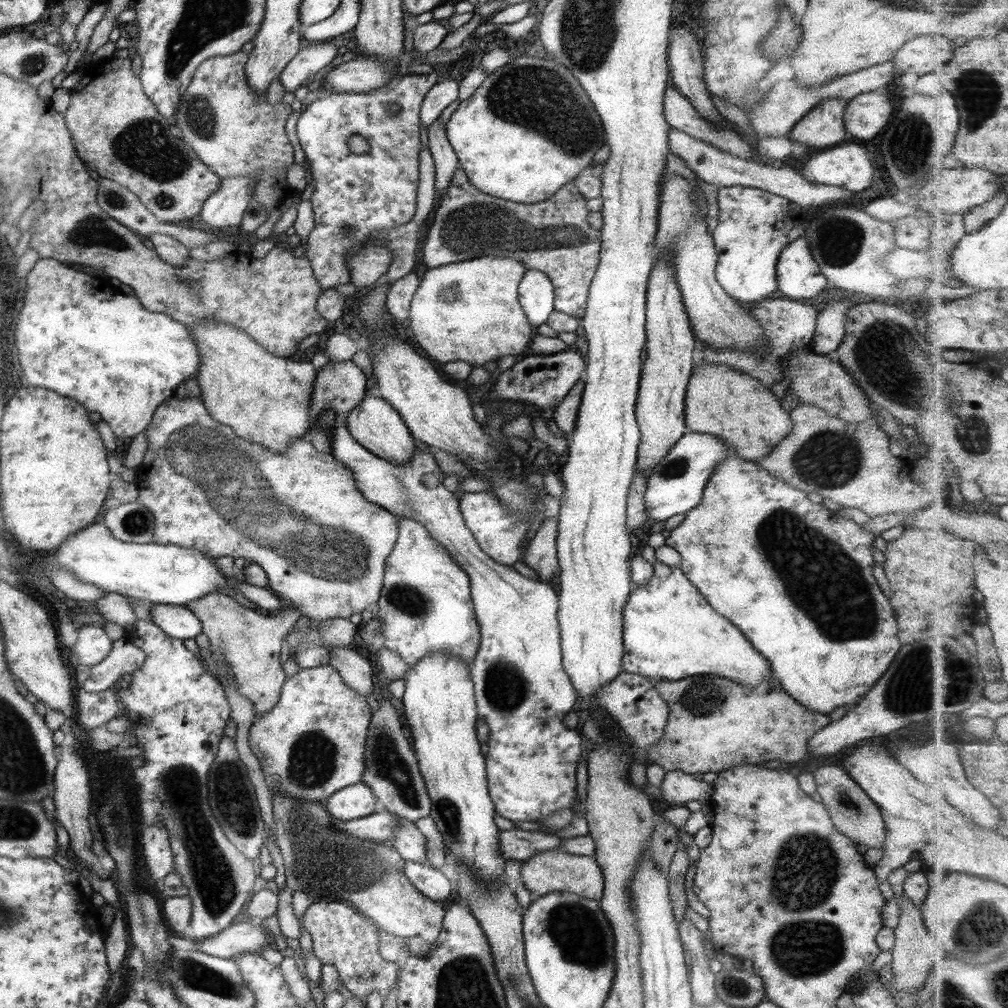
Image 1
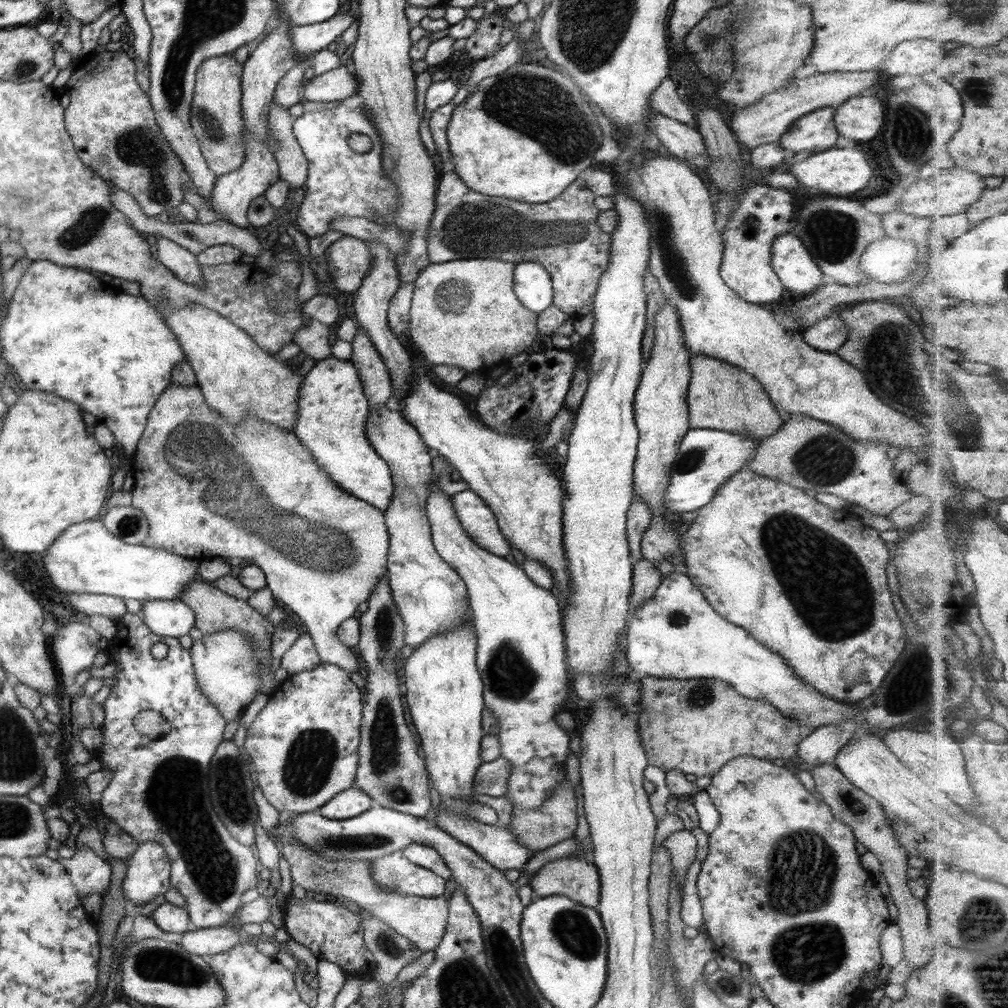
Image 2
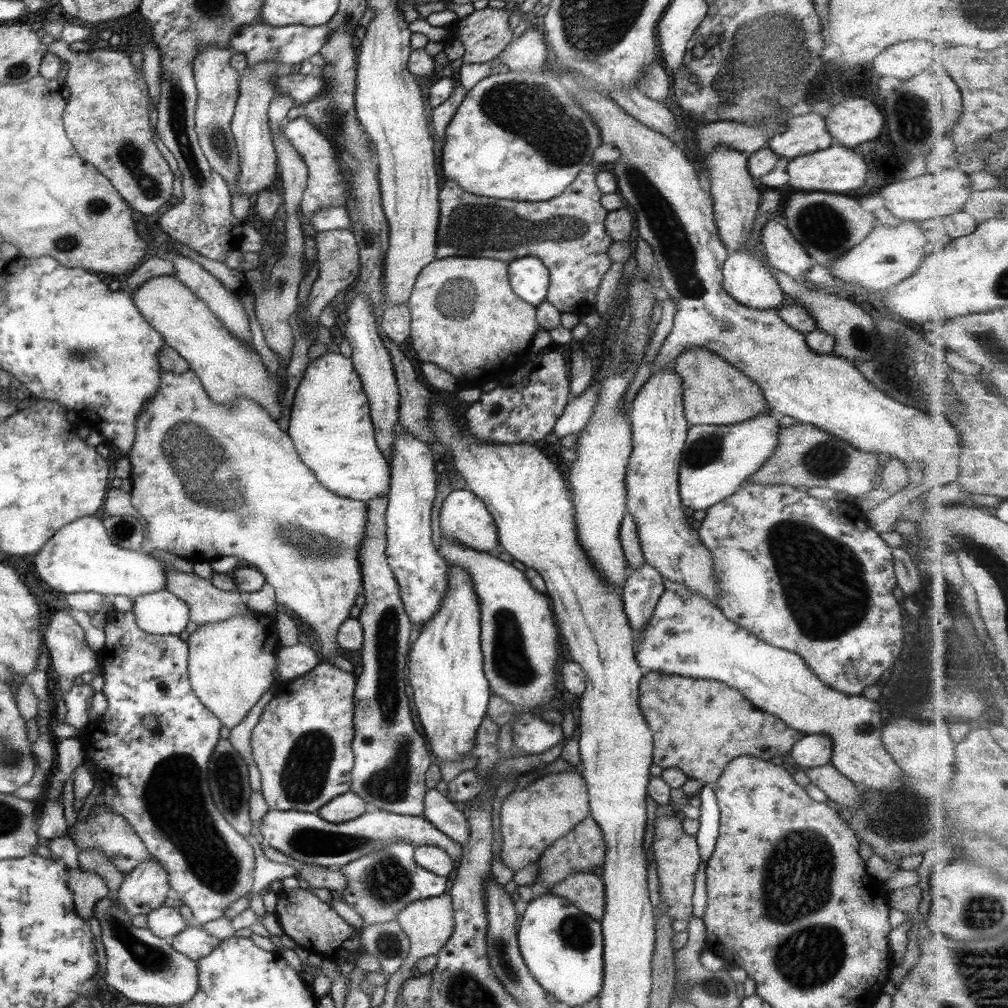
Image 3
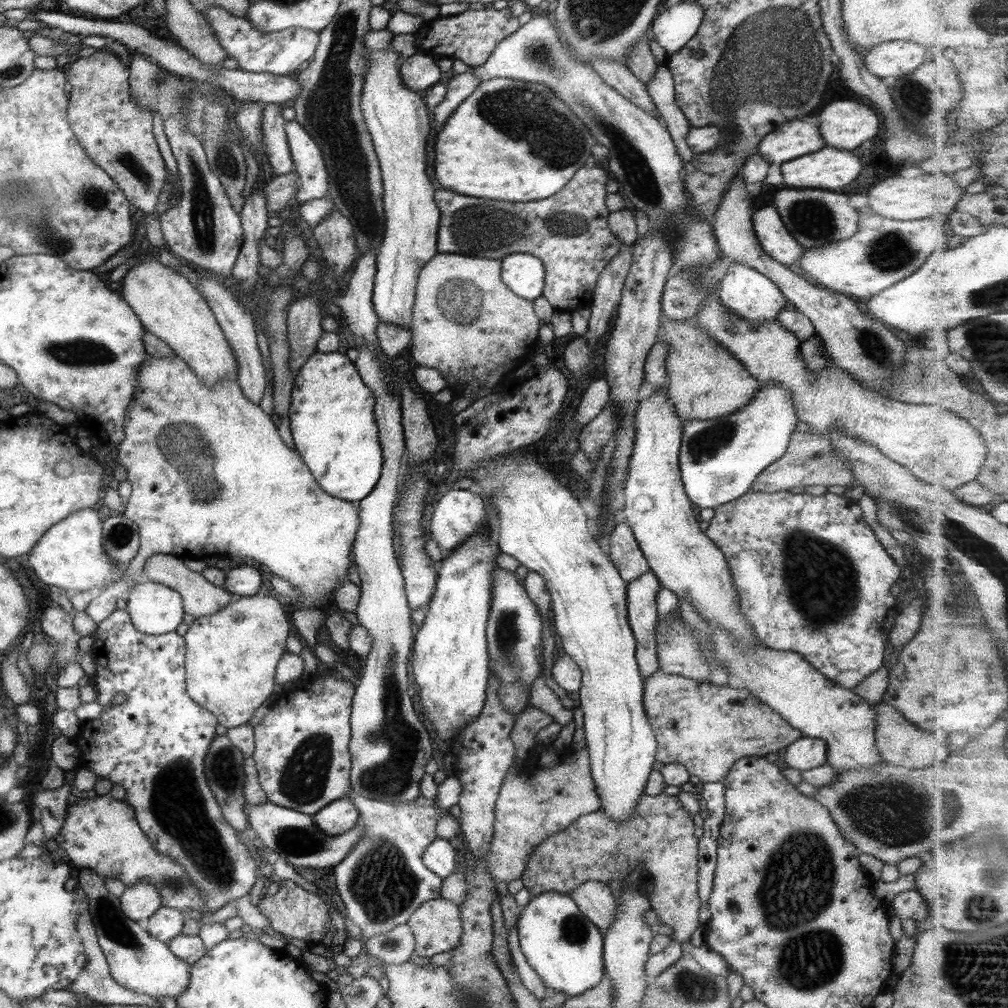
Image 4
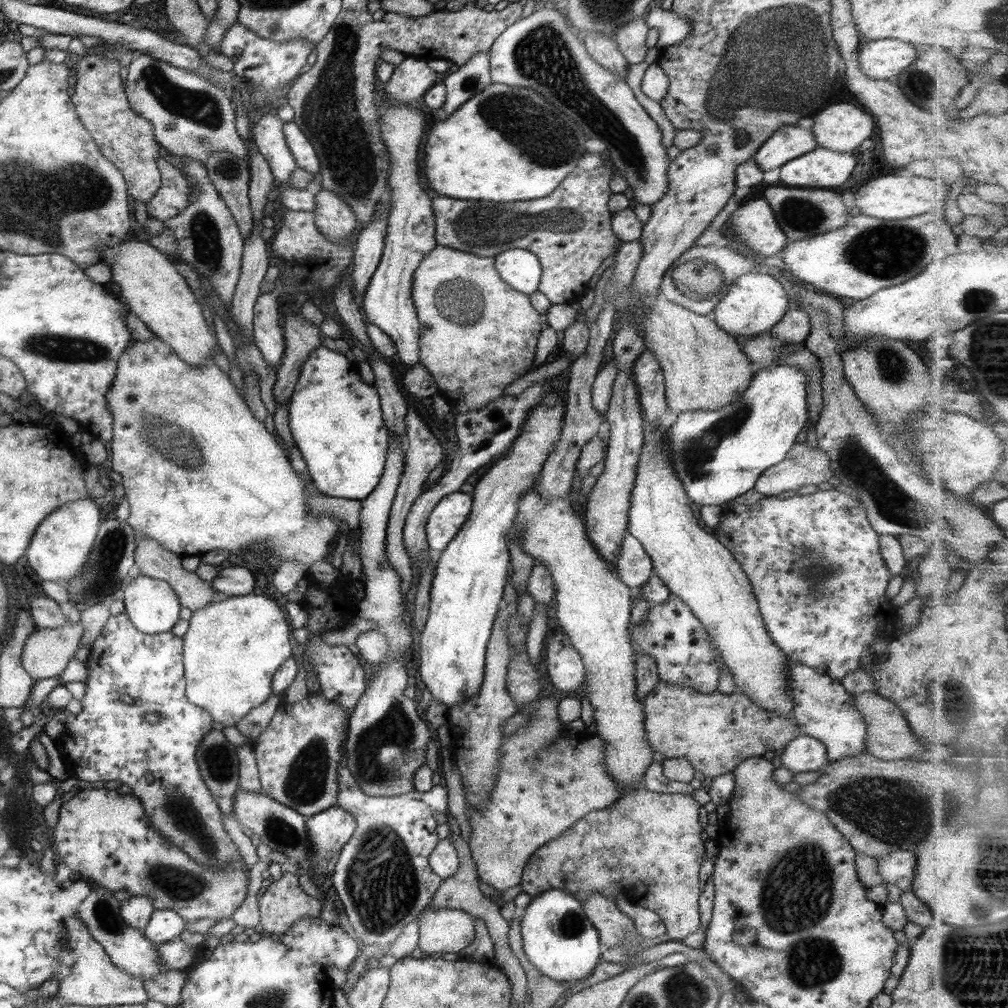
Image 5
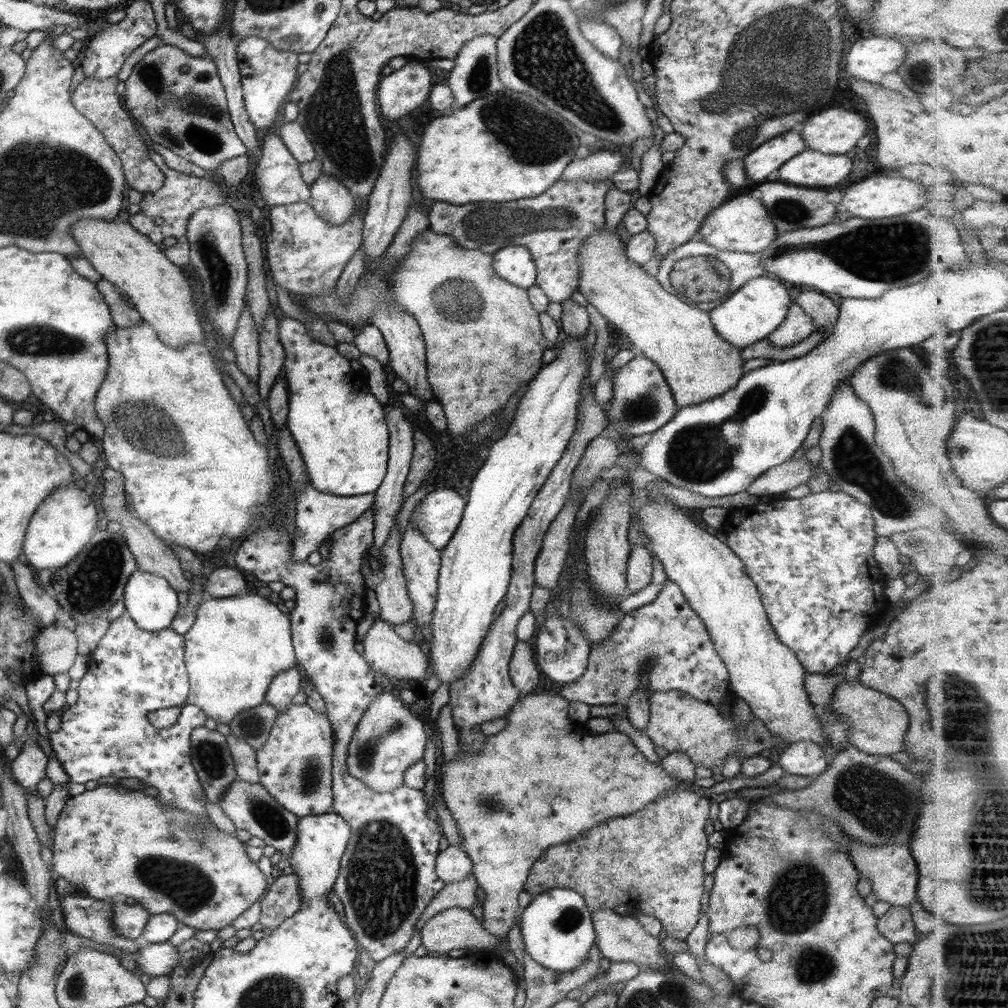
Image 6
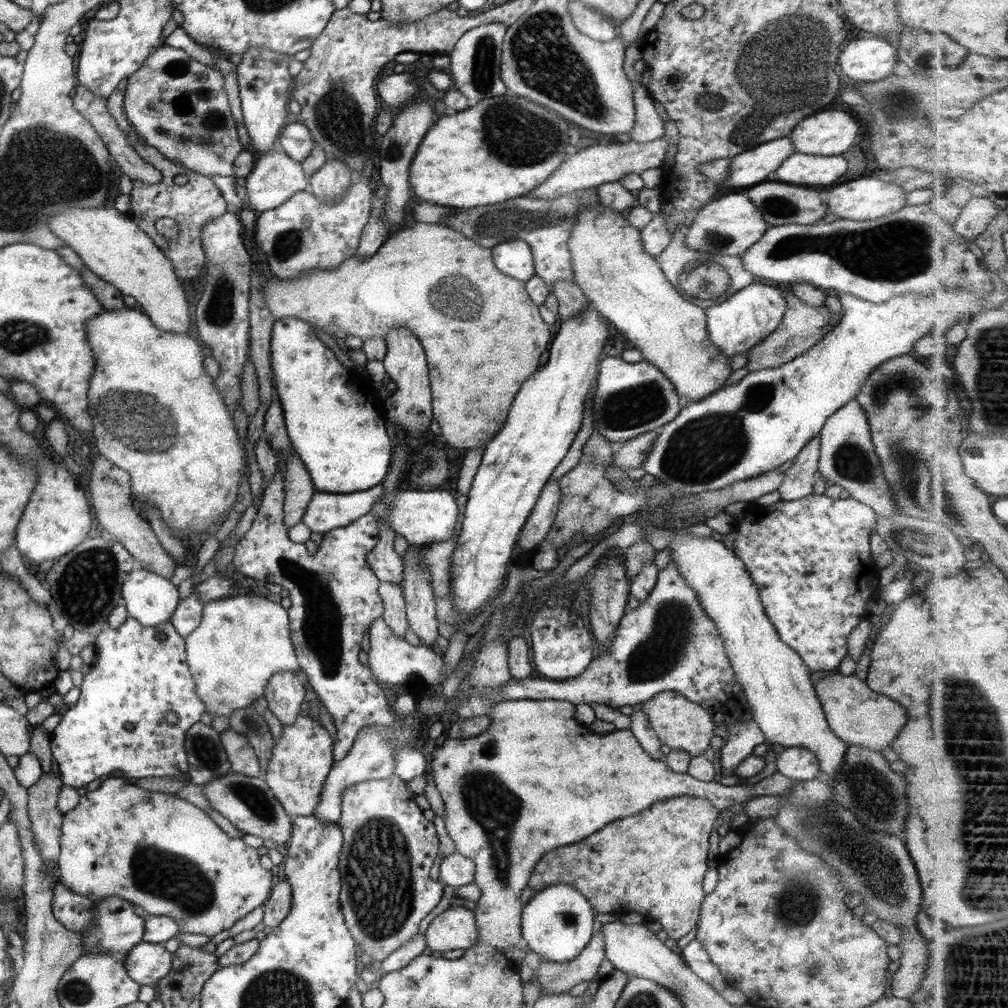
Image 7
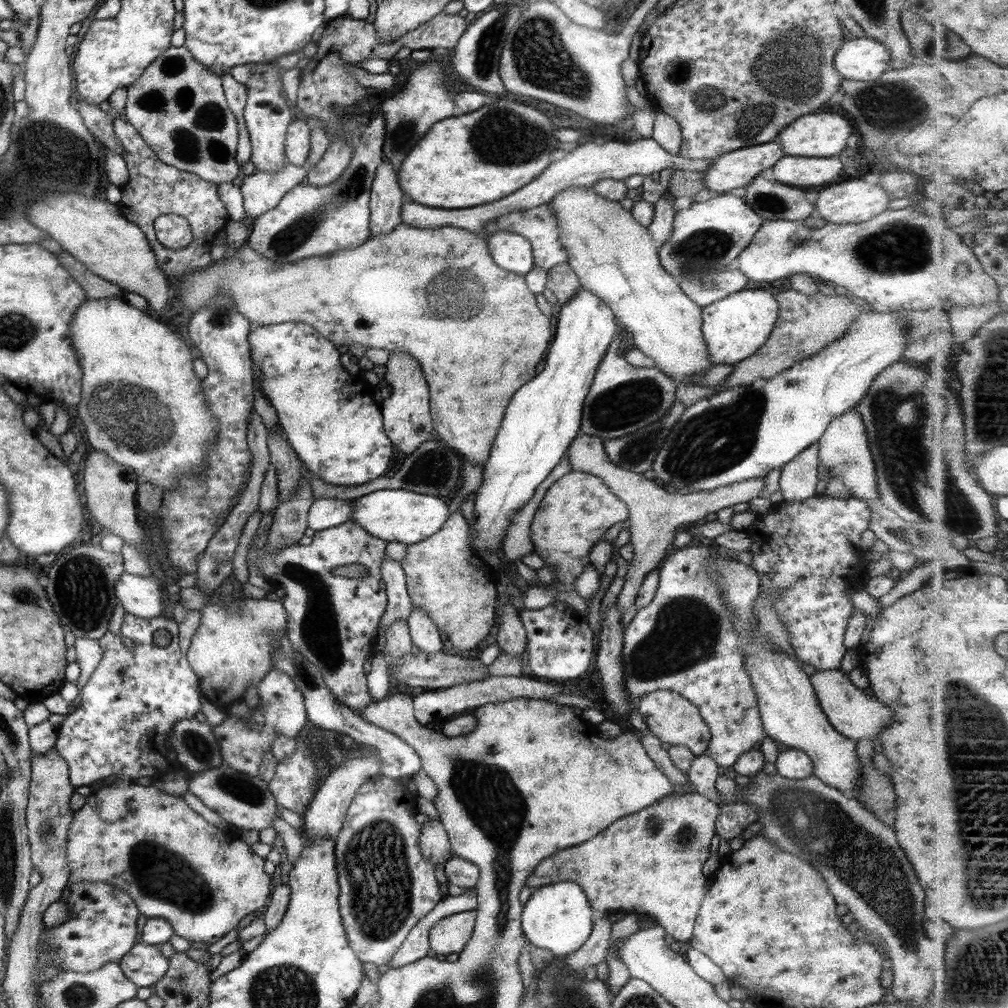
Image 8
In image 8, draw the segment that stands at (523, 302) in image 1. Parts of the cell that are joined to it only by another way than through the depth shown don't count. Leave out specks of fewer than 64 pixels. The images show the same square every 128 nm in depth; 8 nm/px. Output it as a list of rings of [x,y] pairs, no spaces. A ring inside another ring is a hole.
[[[505,230],[491,232],[485,239],[493,262],[503,270],[524,275],[534,265],[529,241]]]

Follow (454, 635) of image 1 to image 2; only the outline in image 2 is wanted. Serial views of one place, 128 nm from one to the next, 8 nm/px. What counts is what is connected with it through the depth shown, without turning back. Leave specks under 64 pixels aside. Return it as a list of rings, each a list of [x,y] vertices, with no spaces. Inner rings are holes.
[[[377,407],[367,413],[365,434],[367,434],[367,440],[373,446],[373,450],[390,469],[391,481],[393,481],[393,494],[391,494],[387,510],[383,511],[388,534],[385,578],[391,601],[395,604],[397,615],[403,624],[403,644],[415,649],[431,635],[456,630],[456,627],[459,627],[460,623],[468,618],[470,608],[467,590],[458,574],[437,555],[432,545],[431,530],[427,516],[425,516],[425,501],[429,495],[429,483],[431,483],[431,473],[433,473],[431,470],[432,458],[427,453],[427,446],[421,442],[417,430],[404,419],[401,412],[391,411],[386,407]]]

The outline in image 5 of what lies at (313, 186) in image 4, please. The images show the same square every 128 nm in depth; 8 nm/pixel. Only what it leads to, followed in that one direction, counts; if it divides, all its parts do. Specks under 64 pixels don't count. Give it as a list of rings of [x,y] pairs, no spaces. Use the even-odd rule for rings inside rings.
[[[293,121],[282,123],[282,131],[287,149],[294,158],[296,168],[301,168],[317,177],[319,161],[307,138],[303,136]]]

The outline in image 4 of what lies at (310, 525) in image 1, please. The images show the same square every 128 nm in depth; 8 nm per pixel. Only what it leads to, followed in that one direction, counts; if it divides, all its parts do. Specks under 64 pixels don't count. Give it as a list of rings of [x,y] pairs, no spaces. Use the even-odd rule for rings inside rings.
[[[146,354],[143,362],[141,362],[141,366],[135,372],[135,390],[133,390],[131,402],[129,402],[129,406],[127,406],[127,410],[123,414],[123,440],[117,444],[116,457],[117,464],[125,468],[127,472],[126,479],[131,484],[130,497],[126,505],[124,505],[125,510],[121,512],[121,515],[137,525],[139,548],[131,564],[125,568],[125,572],[122,573],[122,576],[119,576],[120,578],[113,585],[93,593],[93,597],[84,609],[93,622],[97,624],[108,618],[115,609],[117,599],[124,600],[133,586],[145,582],[142,569],[144,563],[153,554],[172,555],[183,561],[192,559],[206,561],[212,556],[251,558],[251,560],[255,560],[255,562],[268,568],[272,577],[278,577],[287,582],[303,601],[312,603],[310,604],[311,606],[302,606],[297,603],[298,607],[318,608],[318,606],[329,602],[335,604],[333,594],[342,586],[342,581],[348,578],[351,544],[354,542],[355,532],[359,524],[357,503],[333,498],[331,495],[325,494],[315,482],[313,475],[298,453],[281,441],[276,427],[277,425],[273,423],[270,415],[263,412],[259,405],[251,403],[243,396],[235,380],[223,378],[221,382],[217,382],[217,386],[205,387],[201,380],[193,374],[193,371],[177,356],[163,359],[154,358],[153,355]]]

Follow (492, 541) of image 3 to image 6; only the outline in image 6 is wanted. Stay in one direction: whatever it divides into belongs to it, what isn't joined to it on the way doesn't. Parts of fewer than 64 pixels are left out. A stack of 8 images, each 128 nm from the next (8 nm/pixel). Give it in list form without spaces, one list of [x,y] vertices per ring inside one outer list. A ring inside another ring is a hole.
[[[457,487],[424,493],[409,514],[408,524],[419,530],[419,535],[440,552],[455,532],[465,502],[466,499],[457,493]]]

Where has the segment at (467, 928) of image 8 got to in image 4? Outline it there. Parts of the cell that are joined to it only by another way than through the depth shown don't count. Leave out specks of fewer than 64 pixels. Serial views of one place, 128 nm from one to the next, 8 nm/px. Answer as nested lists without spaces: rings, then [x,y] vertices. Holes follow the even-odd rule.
[[[441,897],[421,903],[405,927],[413,934],[414,954],[427,958],[453,950],[463,930],[458,906]]]

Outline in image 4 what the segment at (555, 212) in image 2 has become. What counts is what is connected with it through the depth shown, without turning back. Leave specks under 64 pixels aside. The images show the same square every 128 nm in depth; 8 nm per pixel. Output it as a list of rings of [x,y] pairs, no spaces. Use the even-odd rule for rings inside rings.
[[[579,167],[559,192],[529,202],[495,202],[435,189],[433,200],[440,213],[437,253],[491,260],[513,253],[531,254],[542,262],[542,296],[555,310],[589,307],[599,273],[621,246],[608,227],[605,181],[609,178],[599,167]]]

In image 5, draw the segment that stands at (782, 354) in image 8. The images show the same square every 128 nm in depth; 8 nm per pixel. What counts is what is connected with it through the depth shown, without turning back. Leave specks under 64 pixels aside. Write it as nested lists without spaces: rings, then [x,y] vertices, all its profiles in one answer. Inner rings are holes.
[[[803,308],[787,309],[779,322],[775,323],[769,333],[785,343],[799,344],[803,342],[810,331],[809,315]]]

